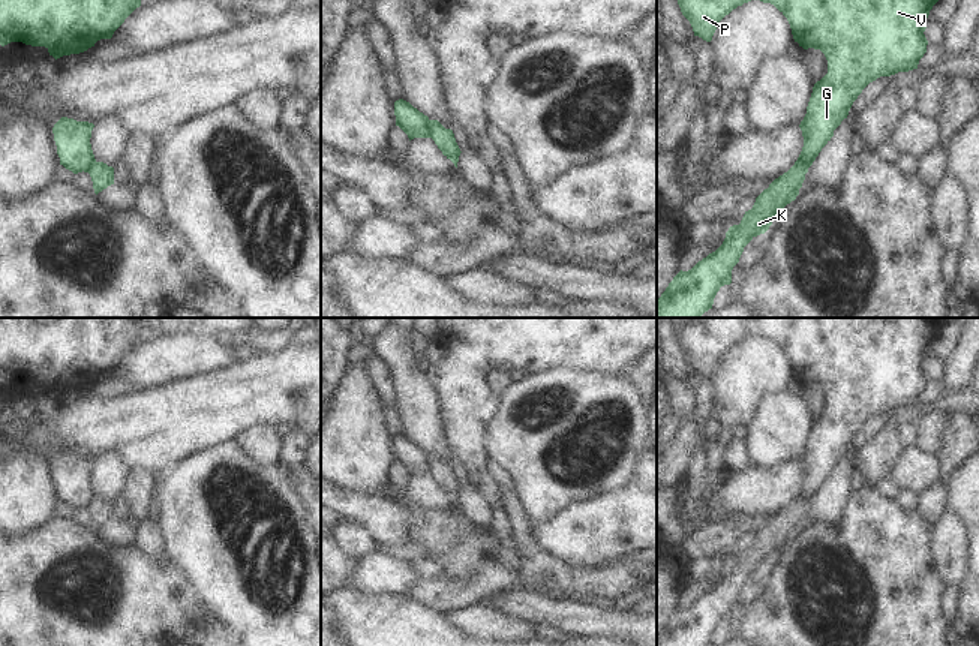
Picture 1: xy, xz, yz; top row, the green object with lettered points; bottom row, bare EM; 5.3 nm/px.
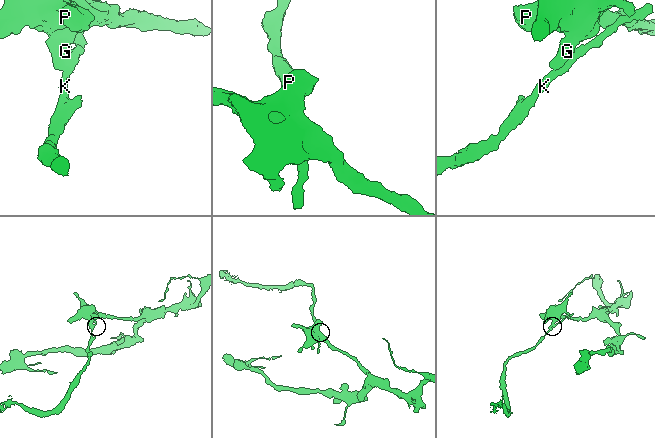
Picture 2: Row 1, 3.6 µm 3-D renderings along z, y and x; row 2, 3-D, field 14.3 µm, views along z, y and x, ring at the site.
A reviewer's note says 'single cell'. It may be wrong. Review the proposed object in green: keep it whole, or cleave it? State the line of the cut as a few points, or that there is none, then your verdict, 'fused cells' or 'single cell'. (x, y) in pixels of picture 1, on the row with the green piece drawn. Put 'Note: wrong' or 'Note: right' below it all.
cut in xz along (429, 120), (432, 137); fused cells
Note: wrong

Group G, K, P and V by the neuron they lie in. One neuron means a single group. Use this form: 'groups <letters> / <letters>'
groups G P V / K

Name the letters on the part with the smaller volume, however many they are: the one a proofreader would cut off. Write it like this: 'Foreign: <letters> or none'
Foreign: K

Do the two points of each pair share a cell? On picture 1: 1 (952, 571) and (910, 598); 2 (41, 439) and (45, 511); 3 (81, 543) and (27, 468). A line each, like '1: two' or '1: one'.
1: two
2: two
3: two

